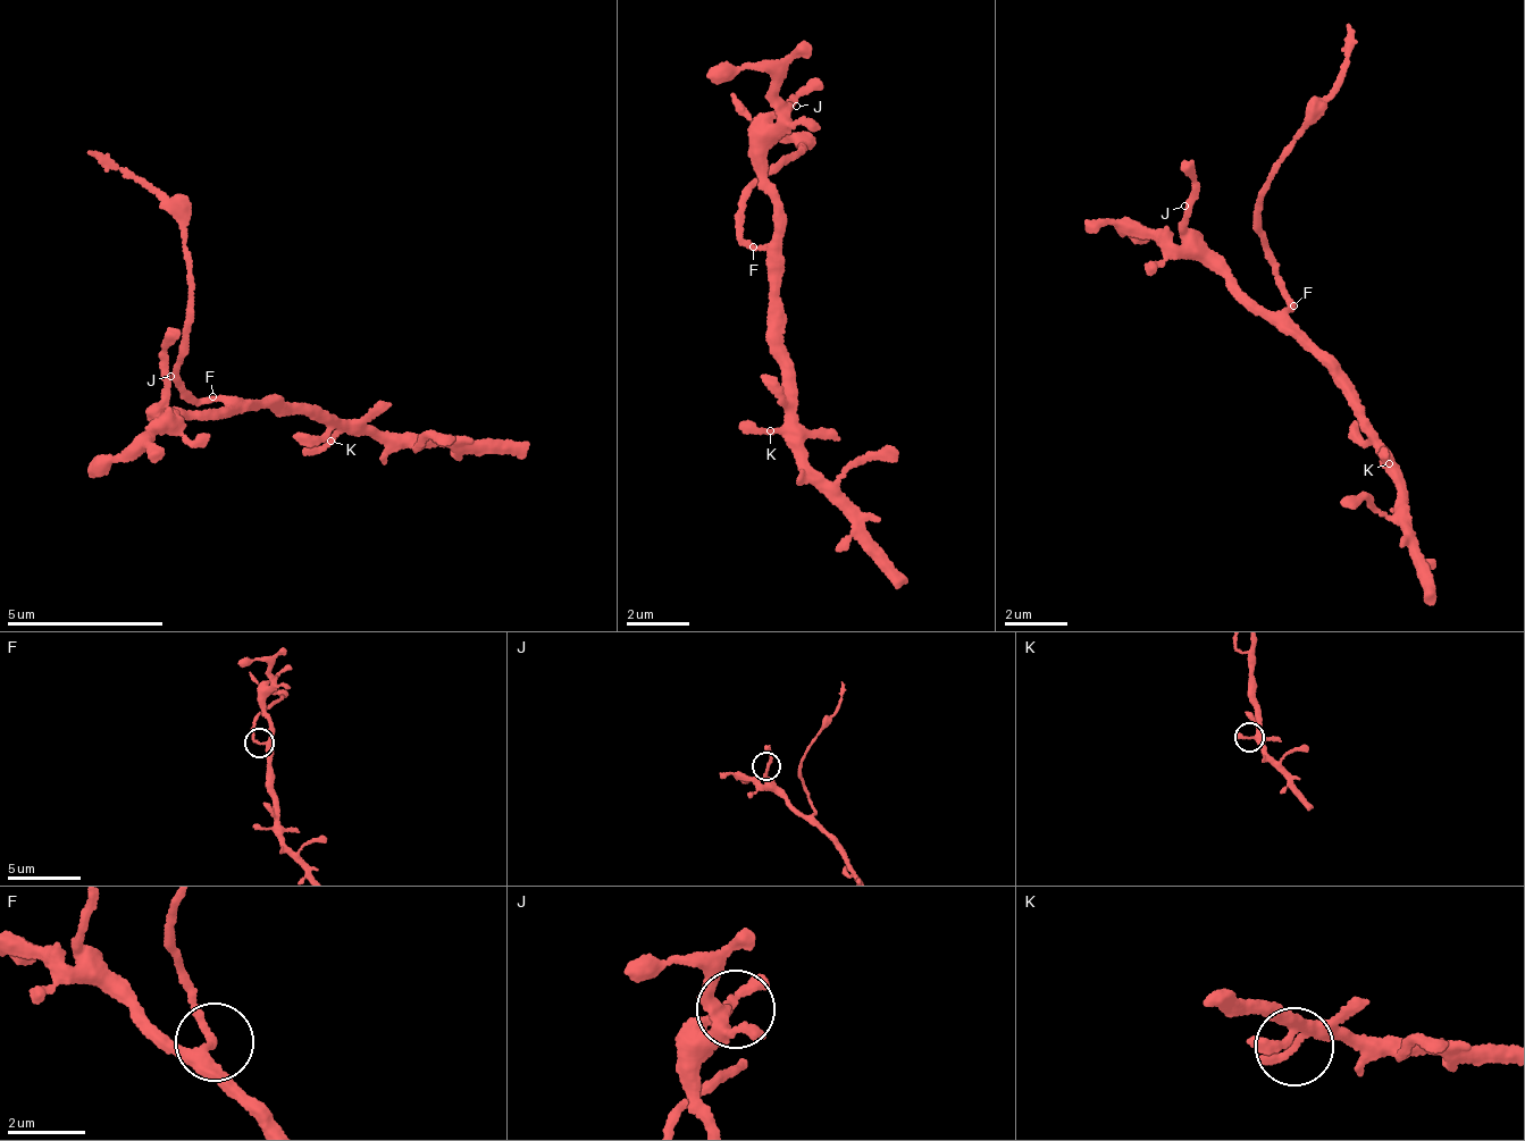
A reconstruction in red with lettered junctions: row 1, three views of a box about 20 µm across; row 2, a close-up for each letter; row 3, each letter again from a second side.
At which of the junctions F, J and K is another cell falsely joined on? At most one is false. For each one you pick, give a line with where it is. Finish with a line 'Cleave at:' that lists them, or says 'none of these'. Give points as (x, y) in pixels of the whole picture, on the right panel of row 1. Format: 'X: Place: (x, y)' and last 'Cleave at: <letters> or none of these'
F: Place: (1293, 305)
Cleave at: F

